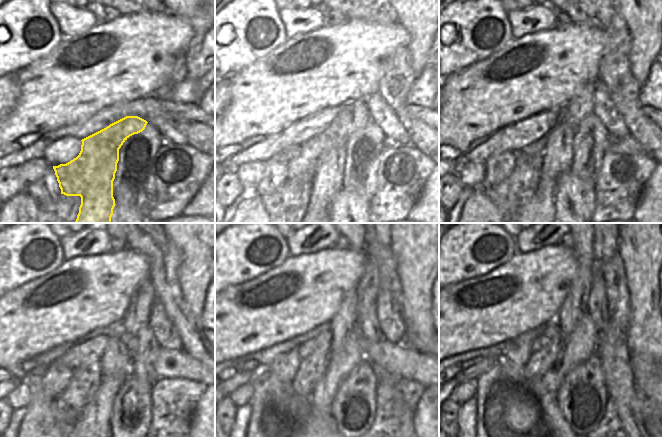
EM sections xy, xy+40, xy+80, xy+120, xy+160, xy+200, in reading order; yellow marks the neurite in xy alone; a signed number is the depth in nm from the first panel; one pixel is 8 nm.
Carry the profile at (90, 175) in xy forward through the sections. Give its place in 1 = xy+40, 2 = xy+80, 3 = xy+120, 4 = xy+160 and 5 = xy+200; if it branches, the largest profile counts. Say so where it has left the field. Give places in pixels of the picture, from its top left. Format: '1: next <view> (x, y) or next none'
1: next xy+40 (355, 115)
2: next xy+80 (579, 108)
3: next xy+120 (137, 316)
4: next xy+160 (368, 290)
5: next xy+200 (605, 243)

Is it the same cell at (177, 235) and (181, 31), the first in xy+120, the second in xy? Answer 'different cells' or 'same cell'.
different cells

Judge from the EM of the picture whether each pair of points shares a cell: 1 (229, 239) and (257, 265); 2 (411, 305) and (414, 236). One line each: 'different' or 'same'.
1: same
2: same

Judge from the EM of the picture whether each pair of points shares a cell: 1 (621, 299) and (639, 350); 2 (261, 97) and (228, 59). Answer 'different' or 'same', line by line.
1: different
2: different

